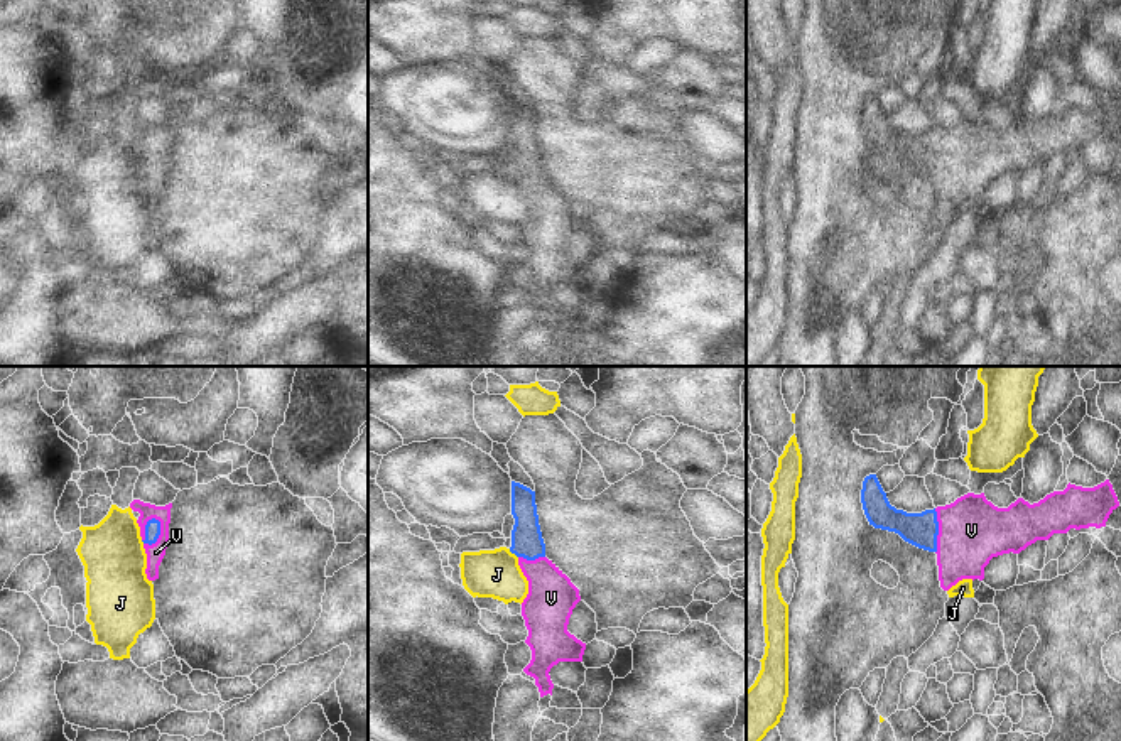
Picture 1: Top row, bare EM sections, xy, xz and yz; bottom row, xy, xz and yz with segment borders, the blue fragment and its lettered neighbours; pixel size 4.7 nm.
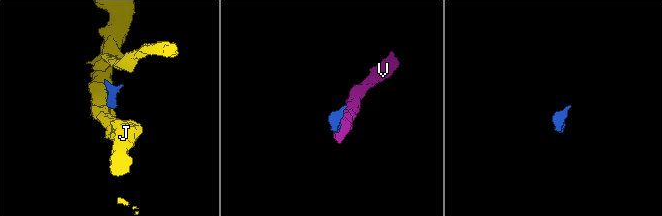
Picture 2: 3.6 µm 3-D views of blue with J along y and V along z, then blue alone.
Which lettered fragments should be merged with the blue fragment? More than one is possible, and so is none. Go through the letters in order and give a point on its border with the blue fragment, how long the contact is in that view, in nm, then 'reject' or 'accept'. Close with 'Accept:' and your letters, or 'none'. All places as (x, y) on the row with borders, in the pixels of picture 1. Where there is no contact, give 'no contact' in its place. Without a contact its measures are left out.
J: xz (514, 552) | 60 nm | reject
V: xy (146, 530) | 150 nm | accept
Accept: V

